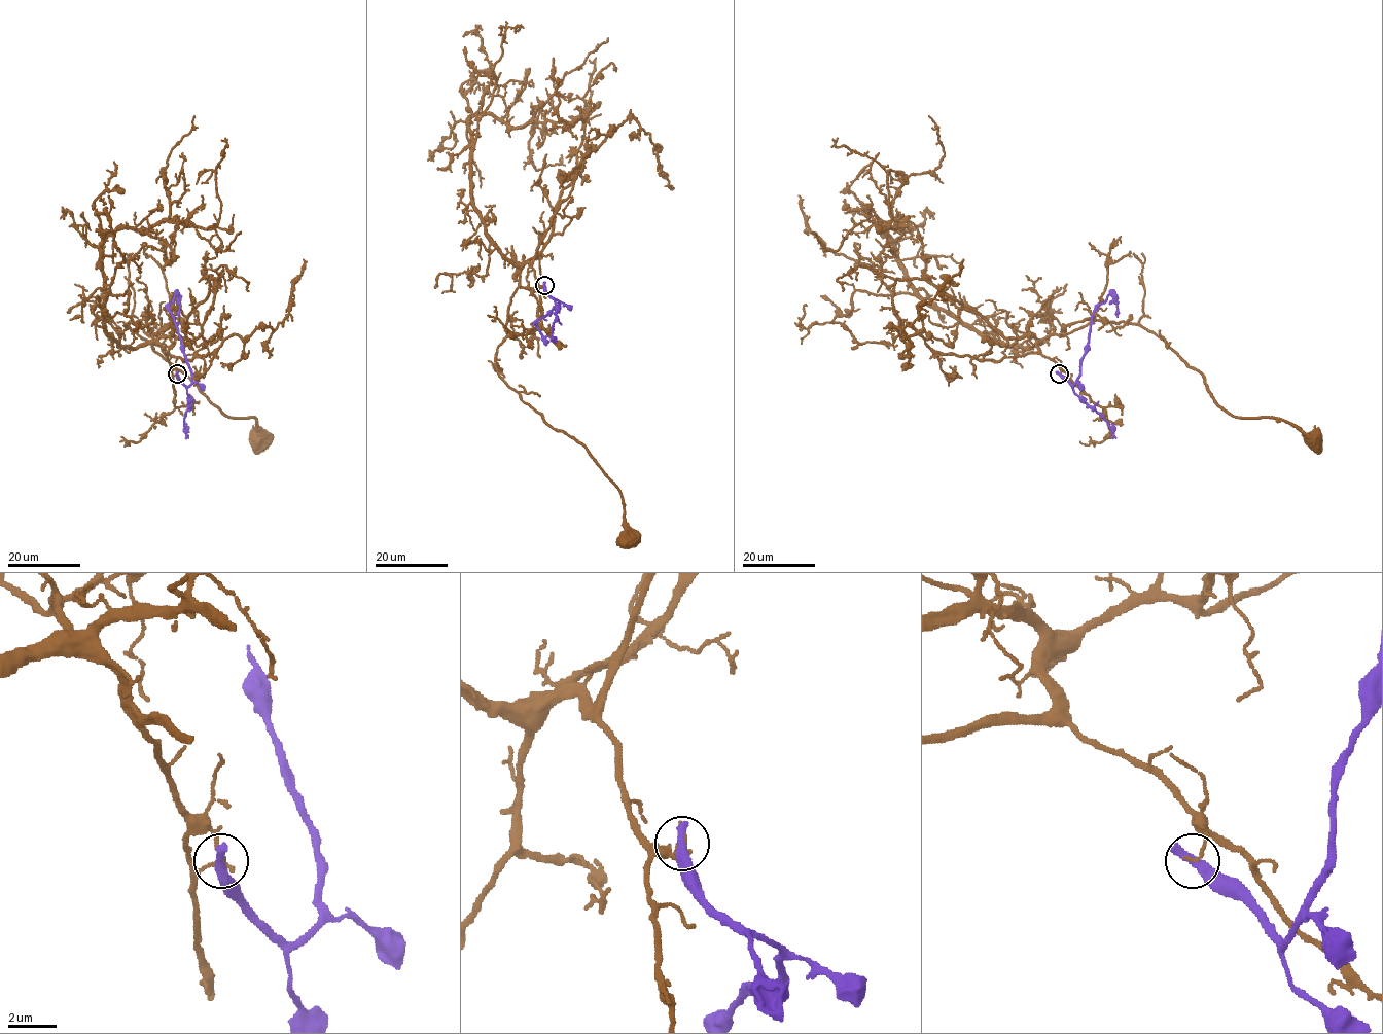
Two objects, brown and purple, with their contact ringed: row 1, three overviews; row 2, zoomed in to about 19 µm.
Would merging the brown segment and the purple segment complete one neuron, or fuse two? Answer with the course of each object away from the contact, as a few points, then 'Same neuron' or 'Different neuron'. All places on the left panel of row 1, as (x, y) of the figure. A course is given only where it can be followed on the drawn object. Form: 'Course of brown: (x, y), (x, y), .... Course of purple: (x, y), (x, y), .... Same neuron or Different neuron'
Course of brown: (177, 373), (152, 334), (143, 330), (139, 321), (130, 321), (132, 330), (225, 416), (254, 418), (258, 437). Course of purple: (177, 373), (187, 387), (191, 383), (190, 368), (169, 309), (175, 295), (179, 317). Different neuron

